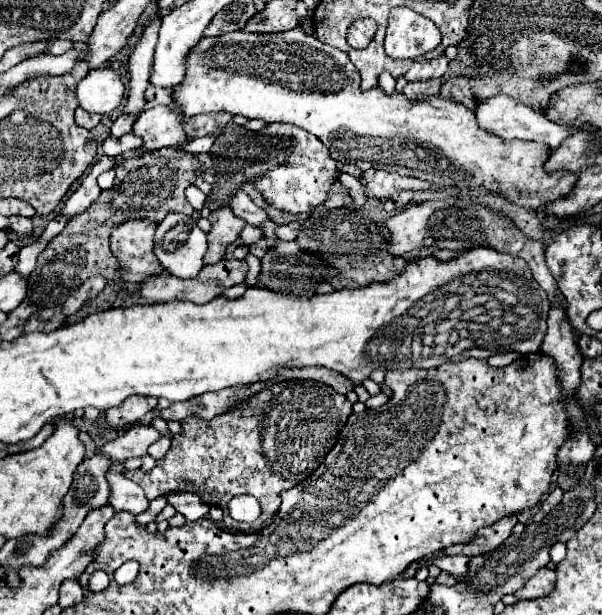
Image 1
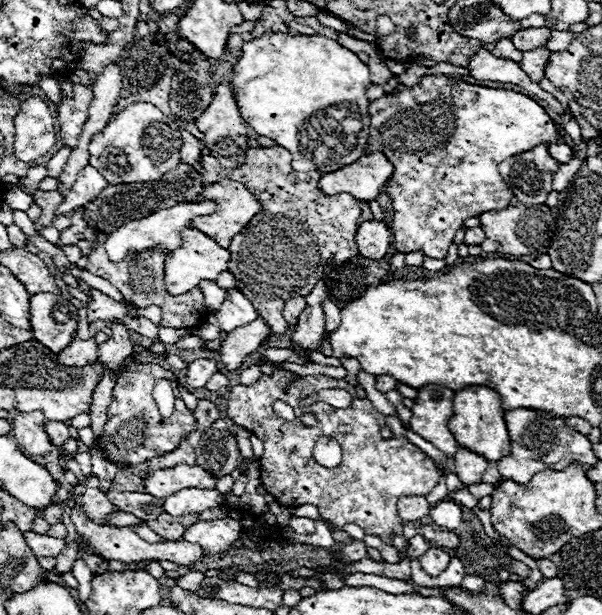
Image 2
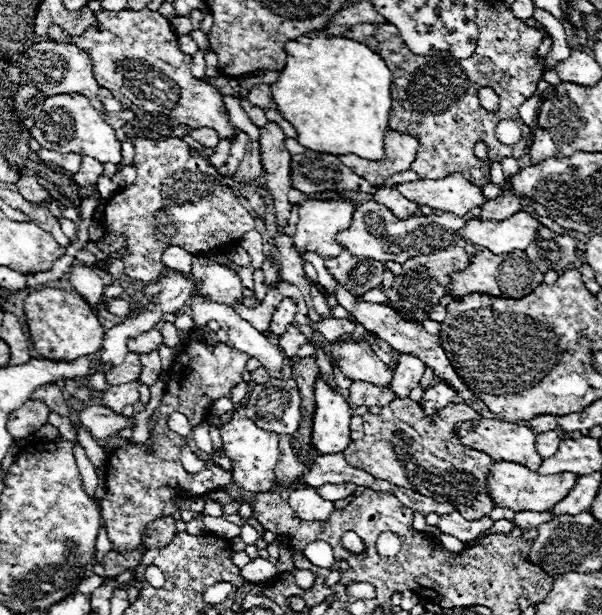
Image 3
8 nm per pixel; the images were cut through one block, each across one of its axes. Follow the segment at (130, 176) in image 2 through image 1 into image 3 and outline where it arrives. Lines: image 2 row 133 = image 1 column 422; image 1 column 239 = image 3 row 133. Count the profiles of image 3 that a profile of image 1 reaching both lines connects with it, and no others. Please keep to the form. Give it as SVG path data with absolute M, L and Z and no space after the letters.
M56 94L46 98L42 114L32 126L30 134L42 148L48 150L72 150L84 156L92 156L102 164L118 164L122 160L122 148L114 128L104 122L102 114L82 94Z

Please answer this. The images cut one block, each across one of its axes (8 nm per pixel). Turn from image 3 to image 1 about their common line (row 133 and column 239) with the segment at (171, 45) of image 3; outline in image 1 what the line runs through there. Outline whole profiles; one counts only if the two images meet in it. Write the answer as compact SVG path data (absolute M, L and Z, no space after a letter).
M228 204L212 210L208 220L212 224L212 230L208 232L208 252L204 256L204 264L214 264L222 260L226 246L236 242L242 228L246 226L246 220L234 216Z

